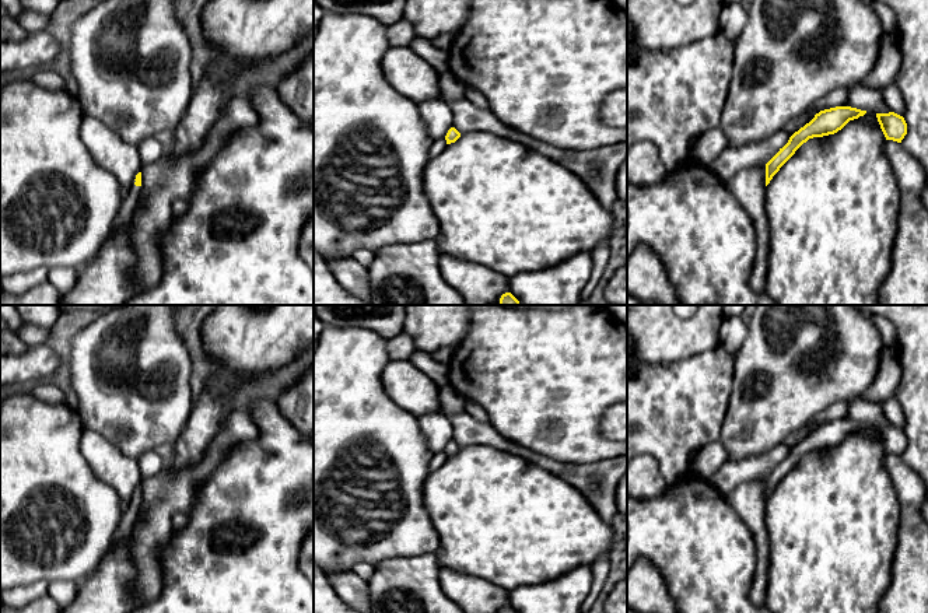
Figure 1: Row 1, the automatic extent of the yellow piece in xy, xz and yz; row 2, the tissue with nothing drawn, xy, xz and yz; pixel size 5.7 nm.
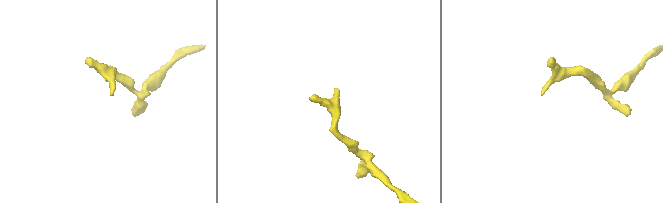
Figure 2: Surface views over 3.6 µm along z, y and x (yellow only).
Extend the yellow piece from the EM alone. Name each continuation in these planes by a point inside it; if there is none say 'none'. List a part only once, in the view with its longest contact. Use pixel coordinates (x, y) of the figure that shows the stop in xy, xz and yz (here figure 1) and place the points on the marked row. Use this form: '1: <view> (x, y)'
1: xy (130, 199)

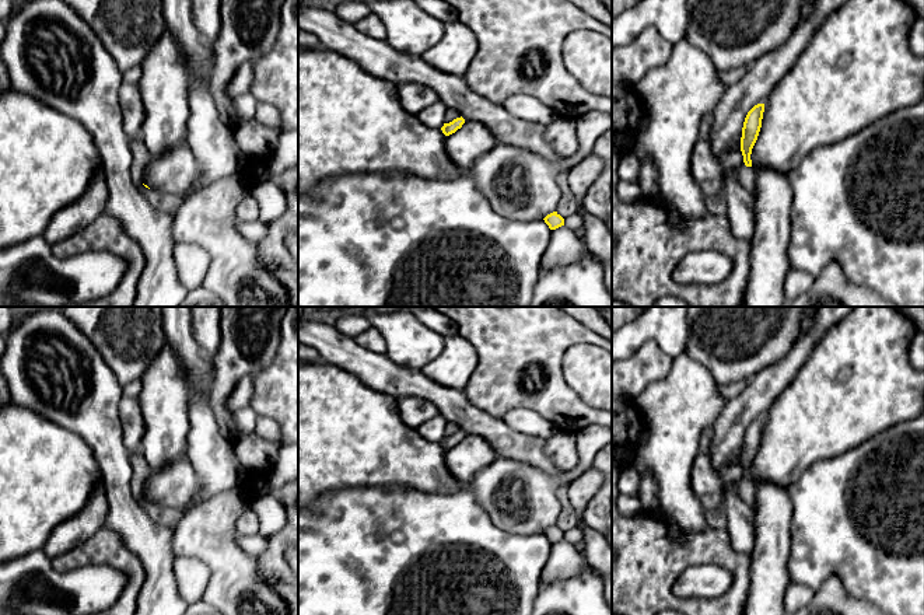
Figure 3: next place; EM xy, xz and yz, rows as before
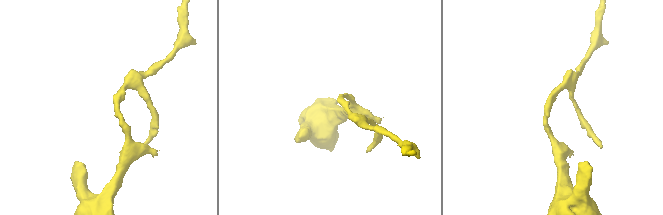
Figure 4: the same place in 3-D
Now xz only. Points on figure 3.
none

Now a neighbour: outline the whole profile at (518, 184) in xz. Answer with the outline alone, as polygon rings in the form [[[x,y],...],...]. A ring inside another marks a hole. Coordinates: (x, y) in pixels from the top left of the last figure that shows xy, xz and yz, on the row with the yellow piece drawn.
[[[497,143],[468,171],[491,209],[508,220],[543,220],[557,210],[557,177],[574,161],[552,163],[536,153]]]

